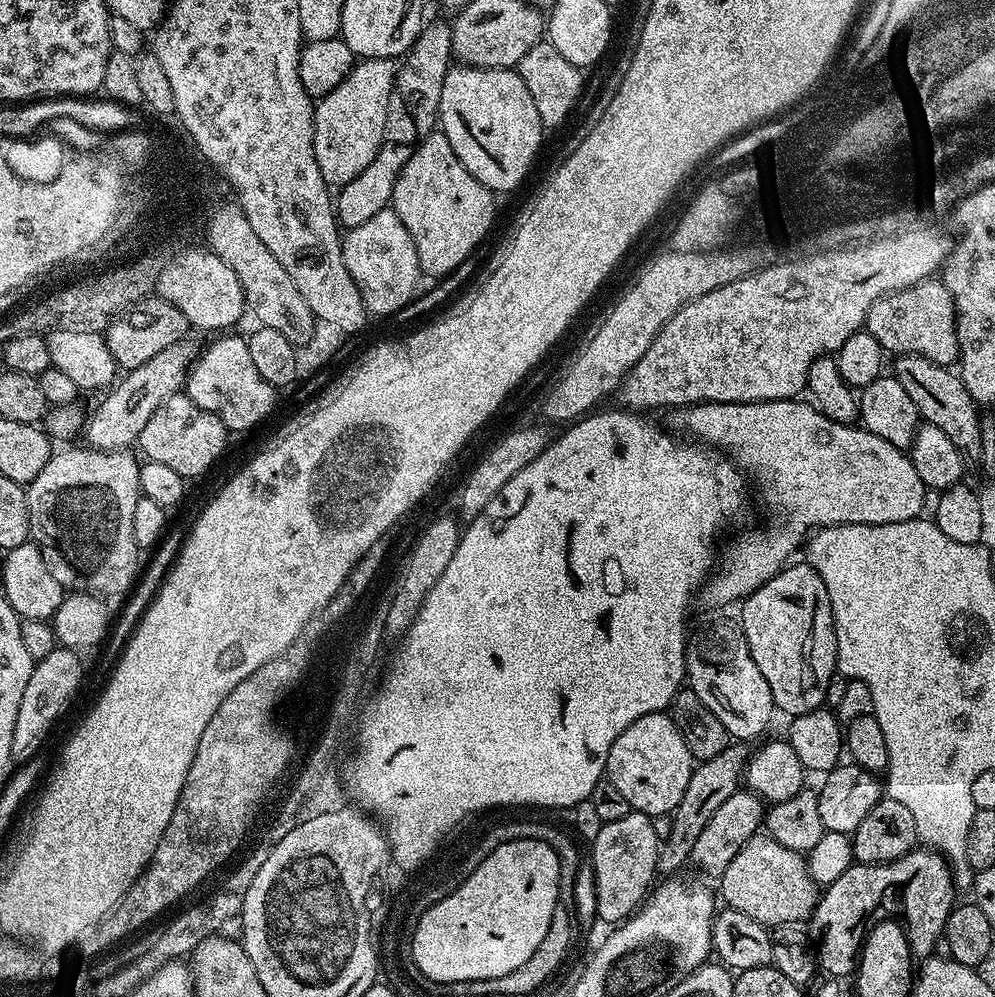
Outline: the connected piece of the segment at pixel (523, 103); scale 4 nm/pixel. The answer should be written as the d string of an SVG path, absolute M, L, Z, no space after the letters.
M467 66L449 67L446 74L446 82L442 82L442 102L440 103L440 118L438 121L439 131L446 134L450 146L454 146L454 154L458 154L458 162L482 182L484 188L489 188L494 194L500 192L512 192L528 176L528 171L532 168L532 163L536 160L536 155L540 152L540 143L544 140L546 129L544 123L538 118L538 110L534 107L534 98L530 98L530 90L526 90L526 82L522 82L519 71L510 68L469 68Z

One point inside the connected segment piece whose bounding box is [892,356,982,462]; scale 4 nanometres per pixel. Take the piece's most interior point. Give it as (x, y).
(941, 397)

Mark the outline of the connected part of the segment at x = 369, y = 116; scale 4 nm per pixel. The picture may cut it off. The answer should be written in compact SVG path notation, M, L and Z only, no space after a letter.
M361 59L353 63L352 73L330 94L319 97L312 114L314 158L318 158L318 170L328 185L350 182L350 178L358 178L374 162L374 154L378 154L388 128L388 107L397 71L395 59Z

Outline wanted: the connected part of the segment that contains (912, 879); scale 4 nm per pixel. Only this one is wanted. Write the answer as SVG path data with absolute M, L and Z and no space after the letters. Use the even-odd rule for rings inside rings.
M920 846L889 864L857 864L823 889L810 917L810 936L821 973L848 978L855 973L864 939L876 924L893 919L904 925L912 955L933 955L934 944L944 934L948 915L954 907L954 881L947 860ZM848 976L848 977L844 977Z

